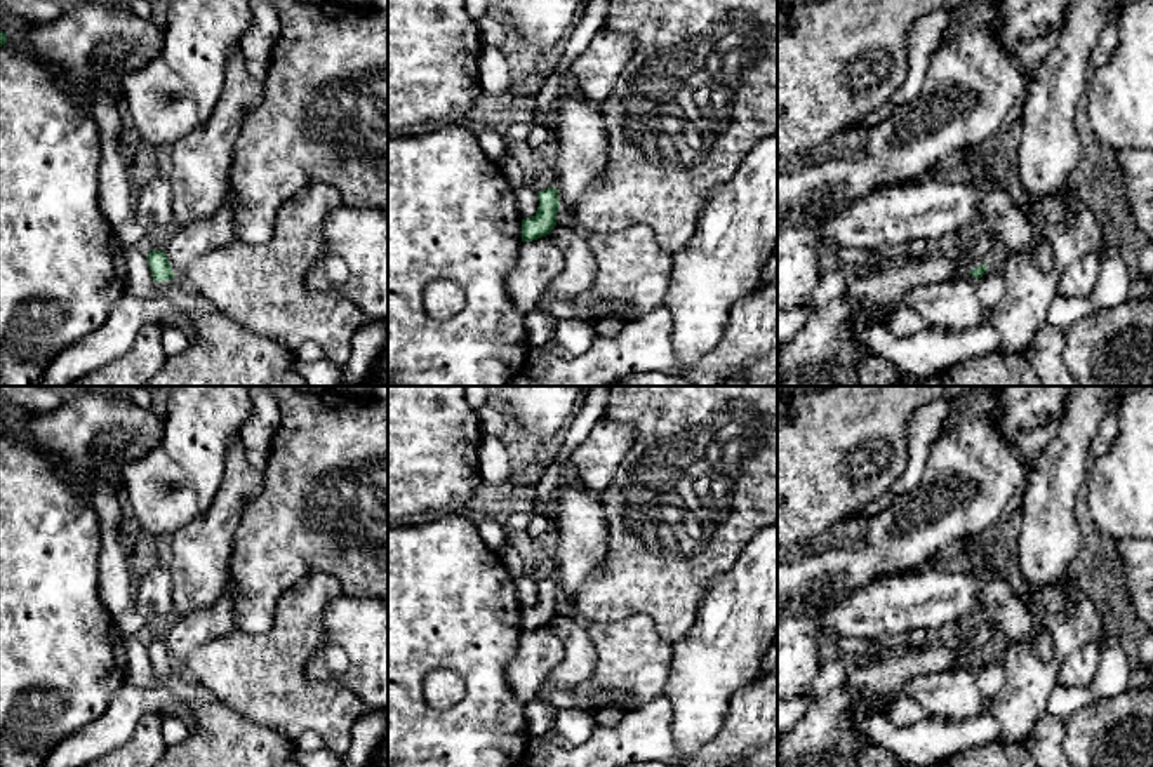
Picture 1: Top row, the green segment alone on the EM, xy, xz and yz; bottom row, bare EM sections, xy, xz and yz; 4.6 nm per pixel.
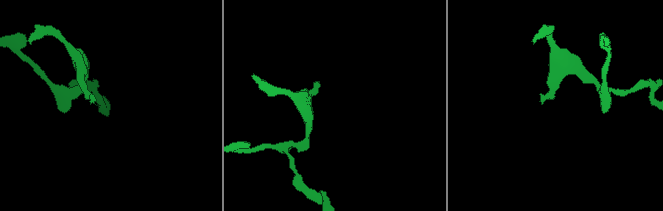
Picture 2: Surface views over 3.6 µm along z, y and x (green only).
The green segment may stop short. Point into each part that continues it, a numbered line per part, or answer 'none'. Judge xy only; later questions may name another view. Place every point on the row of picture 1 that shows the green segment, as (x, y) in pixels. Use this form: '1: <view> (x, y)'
1: xy (101, 346)

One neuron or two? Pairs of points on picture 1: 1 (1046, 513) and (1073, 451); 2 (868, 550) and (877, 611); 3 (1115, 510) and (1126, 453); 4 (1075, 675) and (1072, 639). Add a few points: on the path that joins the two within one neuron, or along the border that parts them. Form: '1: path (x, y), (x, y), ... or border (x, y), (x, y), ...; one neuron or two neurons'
1: path (1049, 498), (1053, 480), (1063, 466); one neuron
2: border (913, 571), (903, 576), (865, 581), (839, 604); two neurons
3: path (1126, 496), (1126, 466); one neuron
4: border (1098, 640), (1089, 640), (1065, 661), (1059, 680); two neurons

